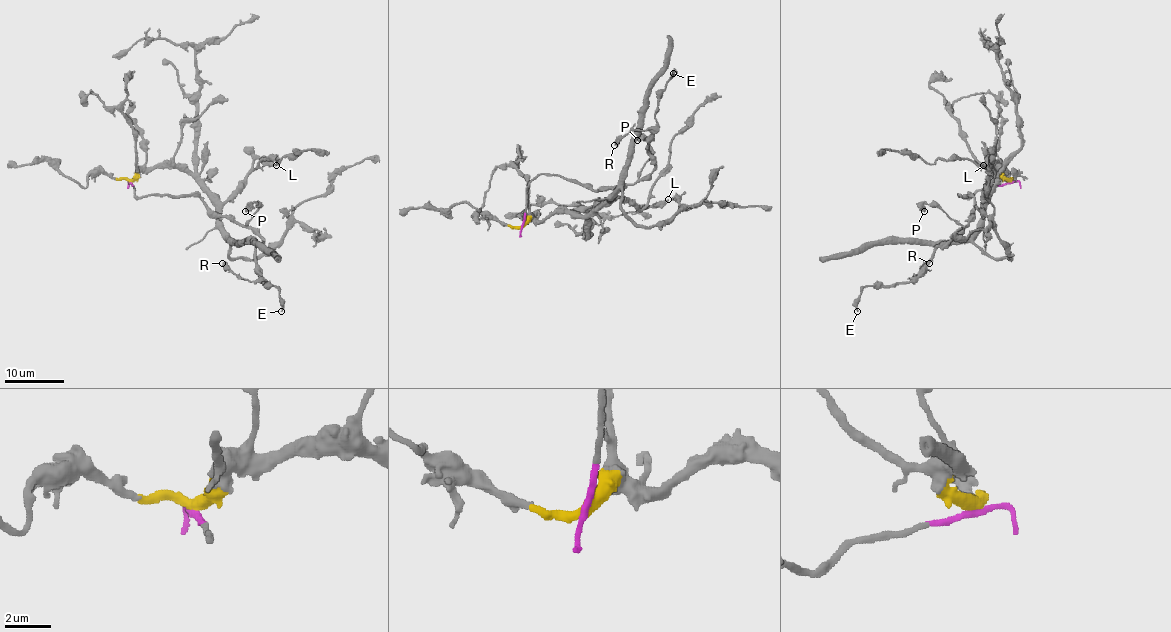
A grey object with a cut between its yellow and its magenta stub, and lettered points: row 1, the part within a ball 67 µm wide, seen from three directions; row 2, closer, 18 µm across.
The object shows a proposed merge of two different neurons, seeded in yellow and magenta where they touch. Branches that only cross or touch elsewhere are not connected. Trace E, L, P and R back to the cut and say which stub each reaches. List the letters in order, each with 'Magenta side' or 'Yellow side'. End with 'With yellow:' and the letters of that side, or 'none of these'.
E: Magenta side
L: Yellow side
P: Magenta side
R: Magenta side
With yellow: L

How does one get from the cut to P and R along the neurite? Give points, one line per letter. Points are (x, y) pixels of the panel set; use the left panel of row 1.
P: (130, 182), (140, 198), (197, 195), (215, 213), (243, 225), (258, 206), (253, 203), (244, 212)
R: (130, 182), (140, 198), (197, 195), (261, 237), (255, 280), (238, 279), (222, 262)

